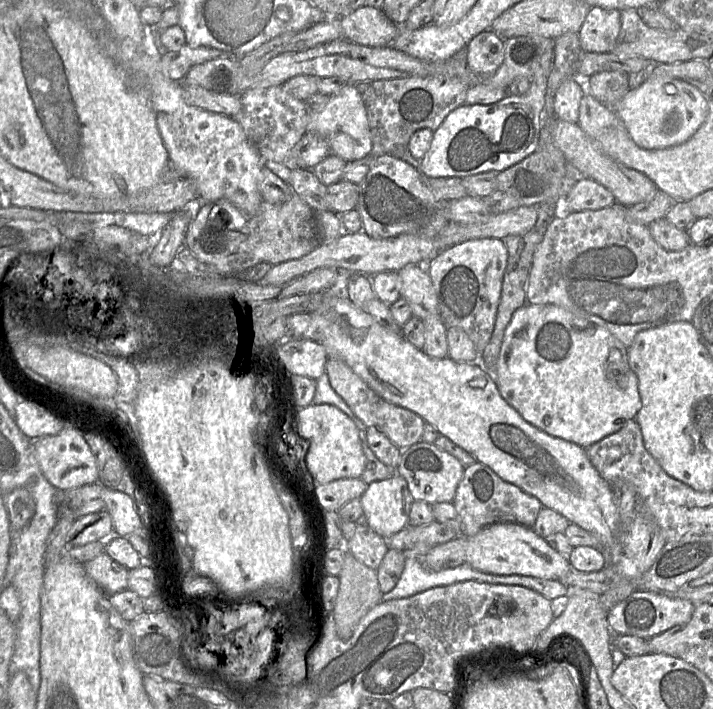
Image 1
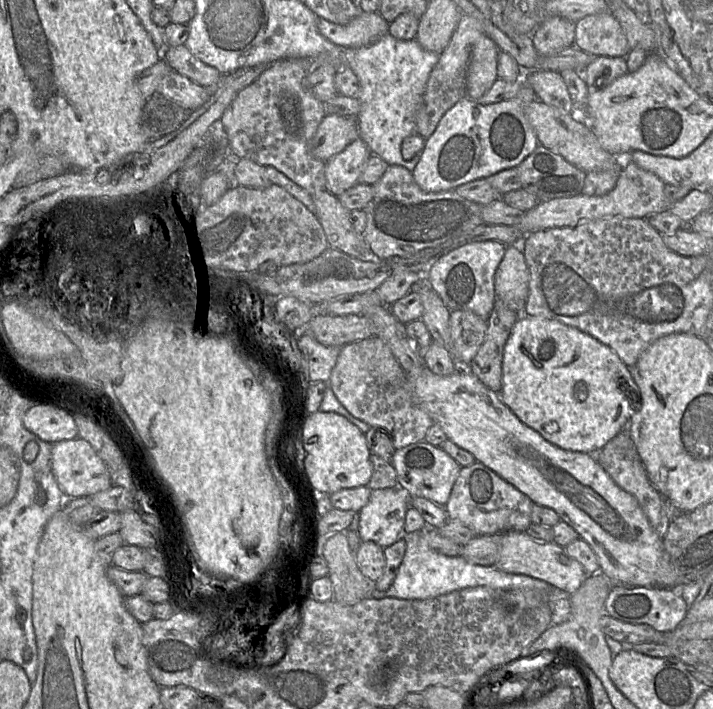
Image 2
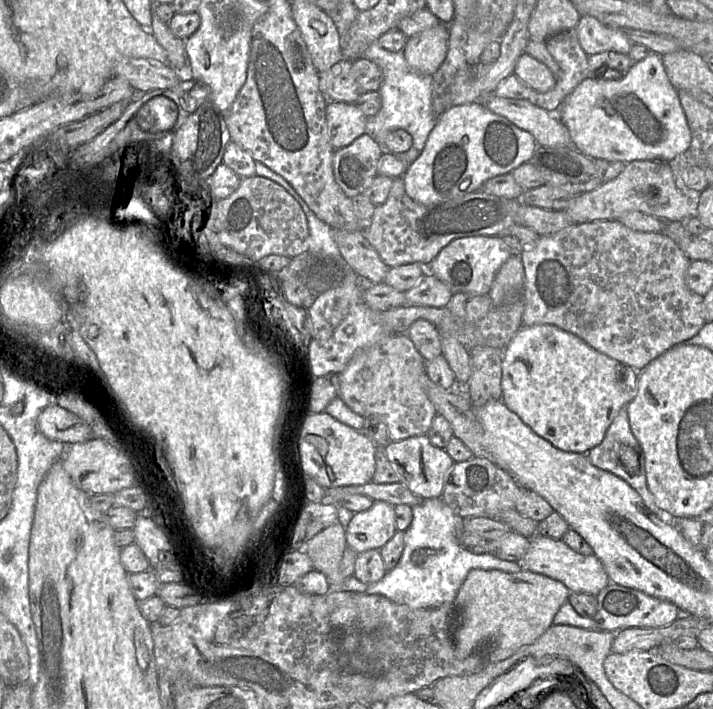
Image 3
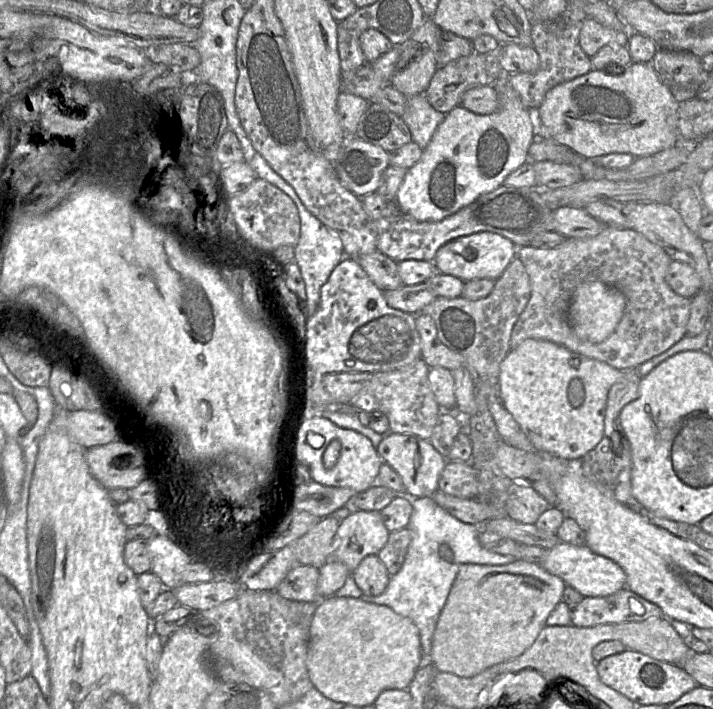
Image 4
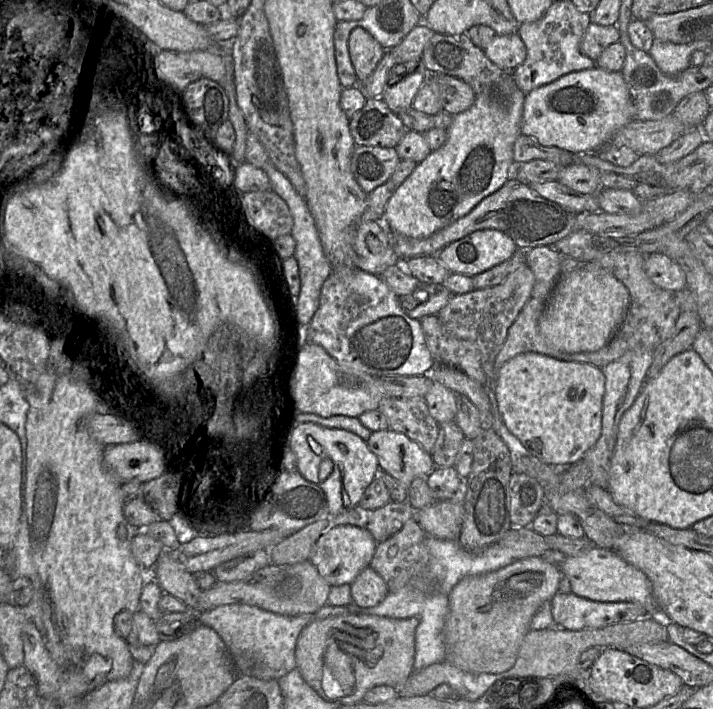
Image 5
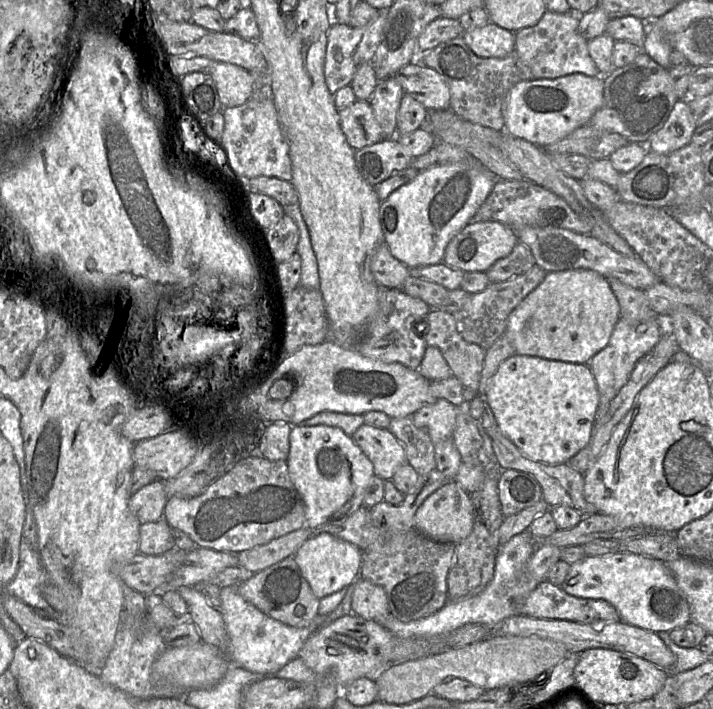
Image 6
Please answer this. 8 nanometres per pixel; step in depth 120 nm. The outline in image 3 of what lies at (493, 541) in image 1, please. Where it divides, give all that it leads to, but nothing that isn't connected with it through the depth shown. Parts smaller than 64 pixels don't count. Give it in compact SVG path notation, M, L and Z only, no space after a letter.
M540 535L531 538L526 554L518 563L522 569L560 581L571 593L585 593L596 596L610 583L601 561L594 554L579 554L569 548L562 540Z

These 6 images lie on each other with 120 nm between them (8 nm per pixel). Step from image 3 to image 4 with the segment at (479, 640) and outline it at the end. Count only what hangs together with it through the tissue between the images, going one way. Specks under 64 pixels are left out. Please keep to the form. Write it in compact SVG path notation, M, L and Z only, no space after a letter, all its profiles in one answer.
M520 559L501 565L463 564L438 619L429 662L437 671L473 677L487 668L523 654L546 626L546 620L561 601L566 583L536 563Z

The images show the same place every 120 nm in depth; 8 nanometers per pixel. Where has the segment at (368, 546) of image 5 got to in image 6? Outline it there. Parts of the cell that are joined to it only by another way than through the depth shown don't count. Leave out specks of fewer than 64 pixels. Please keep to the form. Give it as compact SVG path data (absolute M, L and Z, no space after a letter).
M313 532L293 555L301 573L319 599L354 583L359 578L364 556L364 552L356 545L327 532Z

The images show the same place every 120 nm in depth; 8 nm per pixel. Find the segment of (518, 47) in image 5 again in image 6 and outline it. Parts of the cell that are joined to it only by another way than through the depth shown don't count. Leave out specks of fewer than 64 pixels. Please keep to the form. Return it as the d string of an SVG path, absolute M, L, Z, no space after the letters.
M493 22L461 34L465 43L480 57L503 58L515 50L515 33Z

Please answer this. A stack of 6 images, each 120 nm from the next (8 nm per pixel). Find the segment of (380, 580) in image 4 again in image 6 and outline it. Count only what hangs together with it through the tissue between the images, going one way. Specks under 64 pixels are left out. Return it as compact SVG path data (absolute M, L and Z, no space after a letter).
M363 578L354 582L351 608L354 615L378 623L383 623L390 614L384 588Z

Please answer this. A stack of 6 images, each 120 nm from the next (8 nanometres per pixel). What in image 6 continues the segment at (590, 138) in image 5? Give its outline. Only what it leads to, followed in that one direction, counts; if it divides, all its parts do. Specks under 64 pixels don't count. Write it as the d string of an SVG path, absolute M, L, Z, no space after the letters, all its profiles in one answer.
M574 73L553 79L517 83L504 103L505 130L541 148L553 144L586 125L603 104L603 76Z

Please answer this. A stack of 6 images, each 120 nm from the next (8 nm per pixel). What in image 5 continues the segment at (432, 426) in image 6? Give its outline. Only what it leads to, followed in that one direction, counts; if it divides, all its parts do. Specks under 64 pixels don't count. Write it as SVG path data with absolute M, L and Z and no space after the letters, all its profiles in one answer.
M432 381L432 385L424 396L430 415L443 424L455 421L457 414L457 394L438 381Z

